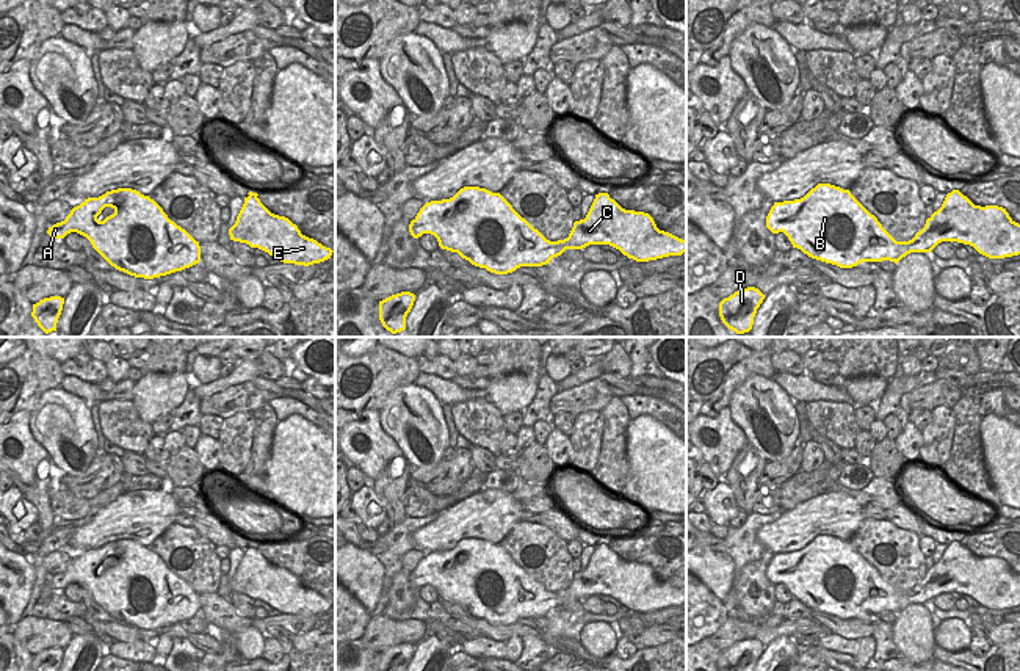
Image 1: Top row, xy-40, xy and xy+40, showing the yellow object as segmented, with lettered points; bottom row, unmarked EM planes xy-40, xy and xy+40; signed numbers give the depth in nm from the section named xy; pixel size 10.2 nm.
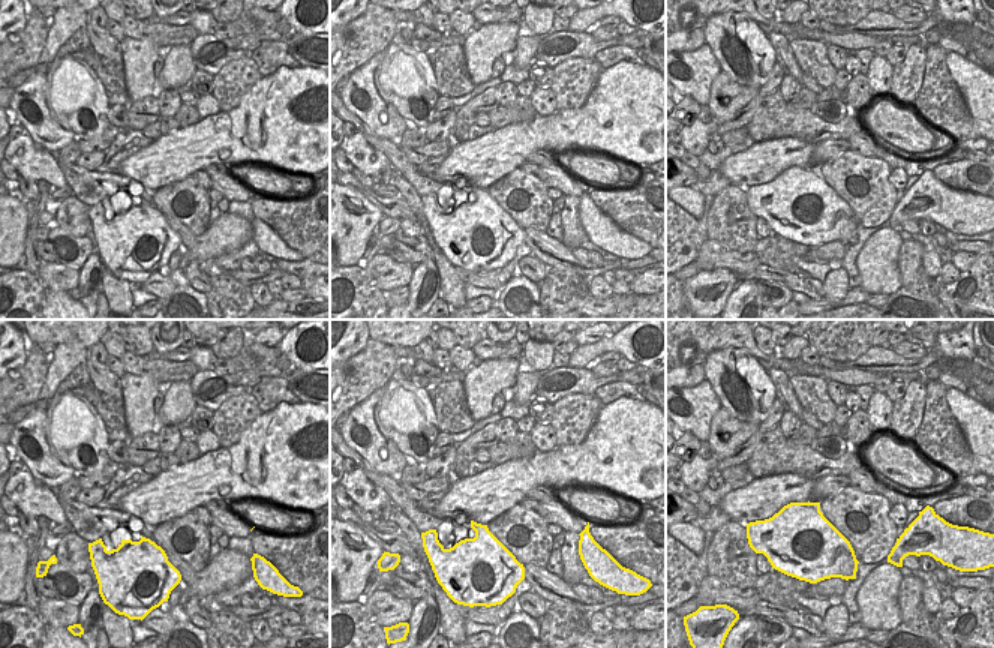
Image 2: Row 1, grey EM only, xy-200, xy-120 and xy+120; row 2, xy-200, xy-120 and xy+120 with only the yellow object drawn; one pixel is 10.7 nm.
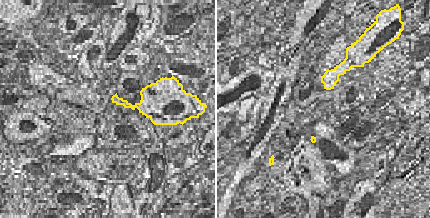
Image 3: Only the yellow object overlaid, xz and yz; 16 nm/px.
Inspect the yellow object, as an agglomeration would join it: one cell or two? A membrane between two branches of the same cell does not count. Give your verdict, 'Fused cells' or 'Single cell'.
Single cell.

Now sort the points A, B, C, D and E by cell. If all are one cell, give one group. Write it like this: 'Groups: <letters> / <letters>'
Groups: A B C D E.

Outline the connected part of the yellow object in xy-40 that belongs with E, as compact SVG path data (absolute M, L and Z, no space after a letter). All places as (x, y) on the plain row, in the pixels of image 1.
M257 544L248 546L229 580L230 591L259 599L284 615L309 618L331 610L331 599L302 586L288 569L271 564Z

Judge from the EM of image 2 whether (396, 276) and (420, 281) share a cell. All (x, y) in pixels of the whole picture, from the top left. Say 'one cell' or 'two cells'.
two cells

